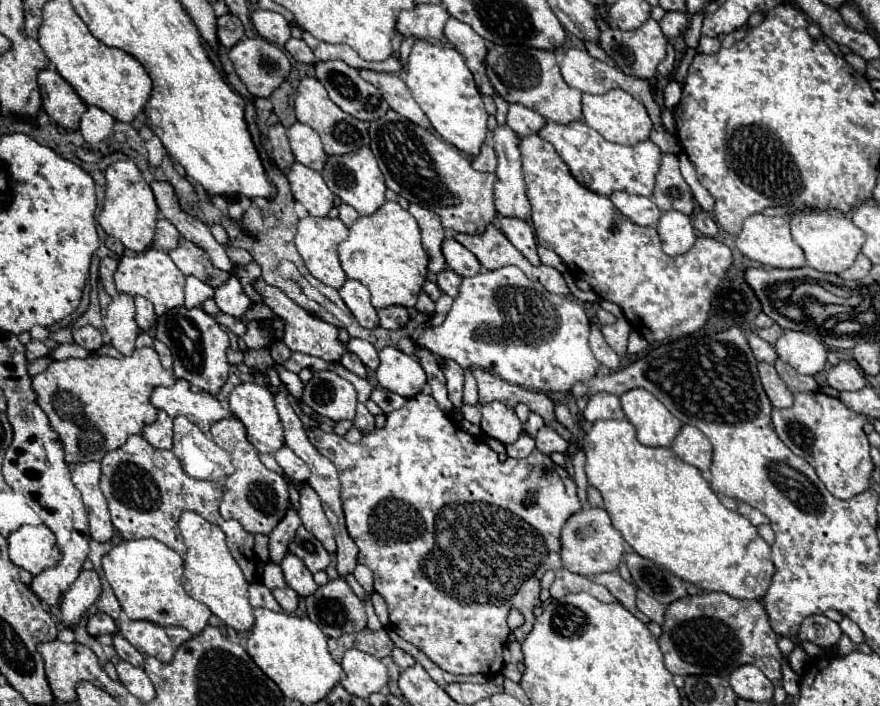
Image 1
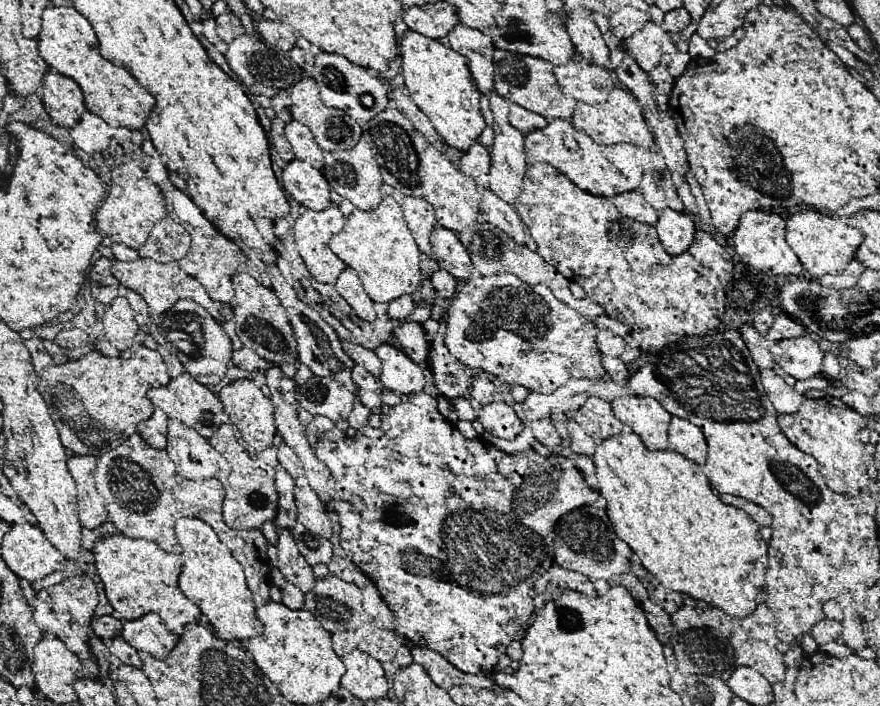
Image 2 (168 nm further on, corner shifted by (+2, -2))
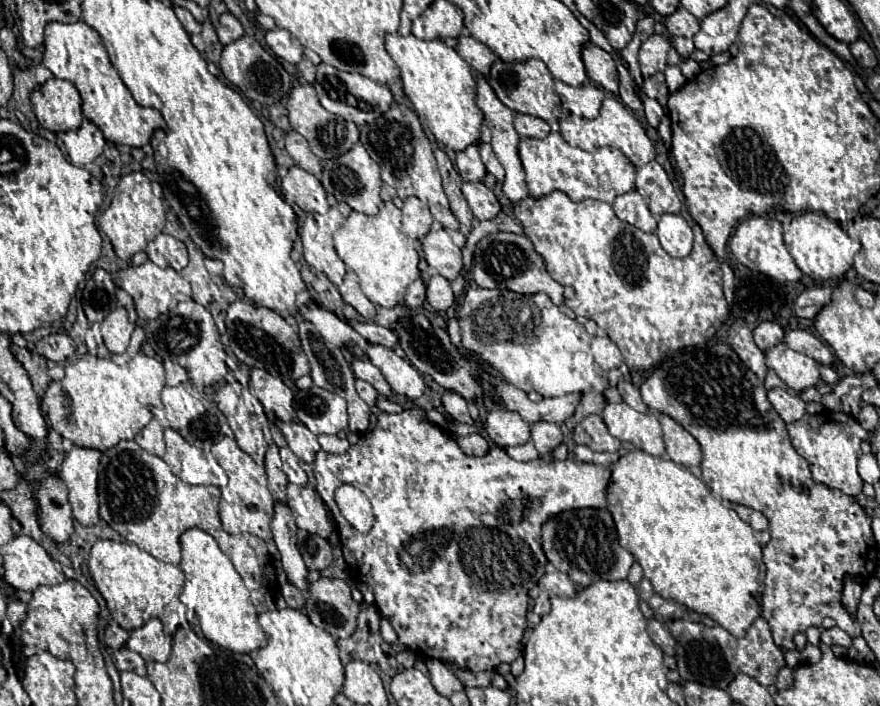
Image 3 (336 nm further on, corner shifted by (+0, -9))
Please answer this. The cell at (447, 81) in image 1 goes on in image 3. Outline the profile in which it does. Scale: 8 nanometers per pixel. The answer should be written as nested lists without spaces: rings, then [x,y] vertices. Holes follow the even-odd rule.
[[[387,35],[385,39],[387,53],[397,63],[401,71],[403,91],[415,107],[415,113],[433,133],[437,143],[443,143],[447,149],[463,151],[469,145],[479,141],[483,113],[475,103],[477,83],[471,73],[469,63],[443,41],[423,41],[415,35]]]

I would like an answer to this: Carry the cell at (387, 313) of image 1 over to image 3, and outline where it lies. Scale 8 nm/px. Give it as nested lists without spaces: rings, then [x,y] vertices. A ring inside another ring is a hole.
[[[417,279],[417,281],[411,283],[411,287],[407,289],[403,307],[405,307],[405,309],[419,309],[419,307],[423,307],[423,303],[425,303],[425,285],[423,285],[421,279]]]

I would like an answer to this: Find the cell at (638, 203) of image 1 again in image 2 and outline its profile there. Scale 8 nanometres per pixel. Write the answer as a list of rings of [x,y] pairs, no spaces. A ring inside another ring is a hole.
[[[633,190],[633,192],[623,192],[623,194],[619,194],[619,196],[615,198],[615,206],[617,206],[617,210],[619,210],[623,216],[627,216],[627,218],[631,218],[631,220],[637,220],[637,222],[643,222],[643,224],[651,224],[651,226],[657,224],[659,214],[661,214],[659,210],[651,208],[635,190]]]

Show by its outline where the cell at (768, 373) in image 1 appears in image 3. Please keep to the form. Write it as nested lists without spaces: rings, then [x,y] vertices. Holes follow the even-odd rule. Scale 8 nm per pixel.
[[[775,387],[767,391],[767,397],[771,401],[771,405],[775,407],[775,411],[781,415],[781,419],[785,423],[793,423],[803,419],[805,415],[805,401],[797,395],[791,395],[787,389],[783,387]]]

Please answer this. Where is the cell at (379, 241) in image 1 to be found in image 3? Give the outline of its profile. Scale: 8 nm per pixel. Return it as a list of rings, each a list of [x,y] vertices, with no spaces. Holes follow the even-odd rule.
[[[387,201],[375,217],[351,211],[347,221],[333,235],[341,261],[357,273],[367,299],[379,307],[395,307],[403,301],[407,287],[419,277],[417,243],[401,231],[401,211]]]

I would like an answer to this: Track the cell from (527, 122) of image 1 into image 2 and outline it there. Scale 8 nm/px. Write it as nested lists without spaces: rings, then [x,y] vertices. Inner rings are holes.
[[[511,104],[509,124],[513,128],[517,128],[521,134],[529,134],[535,128],[545,128],[547,126],[547,120],[541,114],[537,114],[537,112],[531,112],[531,110],[525,110],[521,106]]]

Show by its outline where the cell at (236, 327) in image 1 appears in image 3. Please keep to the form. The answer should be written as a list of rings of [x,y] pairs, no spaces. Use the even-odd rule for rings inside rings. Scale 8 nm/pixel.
[[[145,261],[145,263],[139,265],[139,267],[129,265],[129,267],[121,269],[115,283],[133,297],[135,307],[137,307],[137,315],[139,315],[141,321],[157,319],[159,315],[167,313],[167,311],[169,311],[171,307],[175,307],[177,303],[187,301],[187,299],[193,297],[191,285],[189,285],[175,269],[161,269],[161,267],[157,267],[155,263],[151,263],[151,261]]]

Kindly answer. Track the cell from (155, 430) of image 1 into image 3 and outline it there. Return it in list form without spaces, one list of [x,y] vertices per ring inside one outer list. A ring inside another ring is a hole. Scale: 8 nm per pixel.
[[[151,419],[149,425],[135,437],[135,441],[149,453],[161,457],[165,453],[165,441],[163,441],[163,425],[159,419]]]

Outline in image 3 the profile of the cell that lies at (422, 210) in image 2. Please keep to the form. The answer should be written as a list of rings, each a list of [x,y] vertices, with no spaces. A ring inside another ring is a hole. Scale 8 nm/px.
[[[409,197],[403,203],[403,227],[401,231],[413,239],[423,239],[433,225],[433,215],[429,207],[417,197]]]

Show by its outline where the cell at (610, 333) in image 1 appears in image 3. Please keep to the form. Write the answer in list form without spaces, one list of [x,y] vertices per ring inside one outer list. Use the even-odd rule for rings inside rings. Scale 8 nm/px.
[[[593,337],[591,351],[595,355],[595,361],[605,369],[617,369],[623,363],[623,355],[619,347],[609,337]]]

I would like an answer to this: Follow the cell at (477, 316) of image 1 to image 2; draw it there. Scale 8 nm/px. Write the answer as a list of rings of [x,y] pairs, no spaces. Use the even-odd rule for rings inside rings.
[[[473,274],[465,286],[453,296],[453,302],[447,310],[447,334],[443,338],[447,350],[461,360],[463,364],[477,368],[485,374],[497,376],[507,384],[521,384],[537,392],[553,392],[567,378],[601,378],[601,354],[595,344],[597,328],[581,318],[577,310],[559,302],[549,288],[543,284],[543,294],[537,294],[535,288],[523,284],[513,274],[499,274],[485,278]]]

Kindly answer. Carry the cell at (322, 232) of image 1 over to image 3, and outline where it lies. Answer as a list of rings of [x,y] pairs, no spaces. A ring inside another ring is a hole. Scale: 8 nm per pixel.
[[[331,207],[329,213],[307,213],[303,223],[301,241],[303,255],[311,269],[323,273],[333,285],[341,285],[345,277],[345,263],[337,257],[333,247],[333,233],[343,225],[343,215],[337,207]]]

